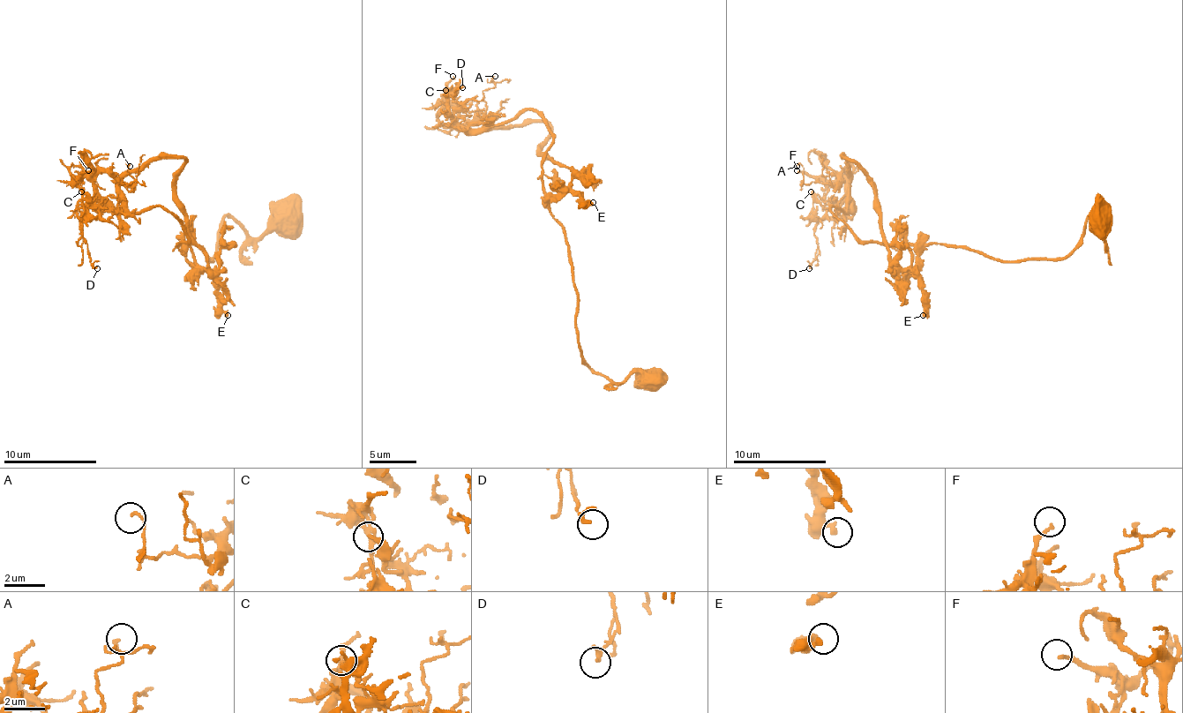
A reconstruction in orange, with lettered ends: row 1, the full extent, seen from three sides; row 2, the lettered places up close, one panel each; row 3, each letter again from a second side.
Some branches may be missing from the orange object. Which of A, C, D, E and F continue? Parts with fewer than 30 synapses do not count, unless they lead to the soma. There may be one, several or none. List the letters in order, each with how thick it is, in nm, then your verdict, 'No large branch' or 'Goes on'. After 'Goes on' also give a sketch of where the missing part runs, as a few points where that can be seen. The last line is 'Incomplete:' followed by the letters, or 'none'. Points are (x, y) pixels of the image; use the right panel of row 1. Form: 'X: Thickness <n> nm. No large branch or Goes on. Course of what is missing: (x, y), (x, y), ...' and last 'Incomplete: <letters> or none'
A: Thickness 140 nm. No large branch
C: Thickness 240 nm. No large branch
D: Thickness 140 nm. No large branch
E: Thickness 320 nm. No large branch
F: Thickness 150 nm. No large branch
Incomplete: none

